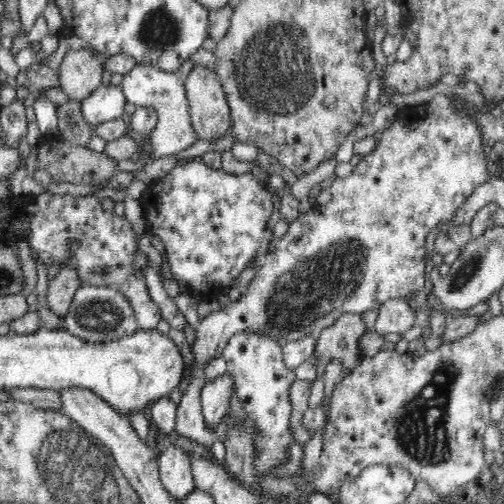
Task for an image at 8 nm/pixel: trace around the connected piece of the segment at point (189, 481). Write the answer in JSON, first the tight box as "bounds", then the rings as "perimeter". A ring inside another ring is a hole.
{"bounds":[157,440,195,501],"perimeter":[[[176,440],[166,450],[158,452],[157,460],[161,483],[172,498],[179,501],[195,489],[190,459]]]}

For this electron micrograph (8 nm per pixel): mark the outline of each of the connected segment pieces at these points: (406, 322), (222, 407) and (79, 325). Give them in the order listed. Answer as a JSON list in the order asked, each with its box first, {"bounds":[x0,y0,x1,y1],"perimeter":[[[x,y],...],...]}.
[{"bounds":[375,299,416,335],"perimeter":[[[390,299],[379,306],[375,330],[378,334],[405,335],[415,324],[416,315],[406,299]]]},{"bounds":[201,373,235,431],"perimeter":[[[227,373],[215,378],[207,384],[201,393],[201,406],[203,419],[207,424],[207,430],[216,431],[218,422],[227,414],[230,408],[230,398],[235,393],[234,381]]]},{"bounds":[65,285,139,344],"perimeter":[[[81,285],[75,292],[65,316],[65,329],[74,336],[94,344],[99,341],[120,340],[124,336],[132,336],[139,330],[132,301],[118,291],[118,288]]]}]

